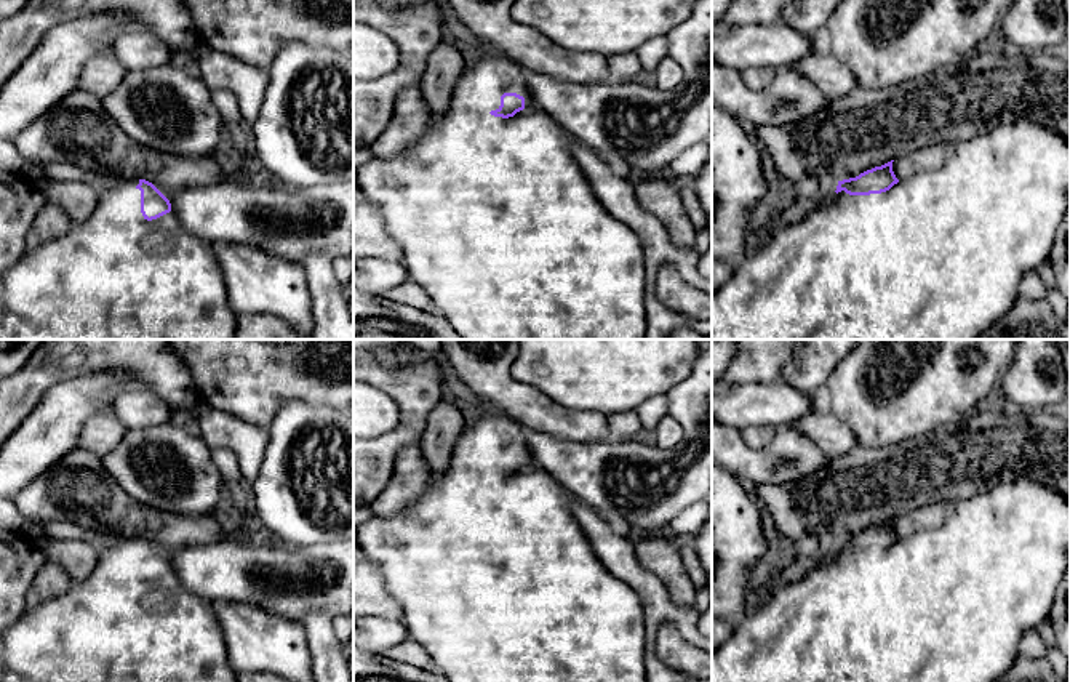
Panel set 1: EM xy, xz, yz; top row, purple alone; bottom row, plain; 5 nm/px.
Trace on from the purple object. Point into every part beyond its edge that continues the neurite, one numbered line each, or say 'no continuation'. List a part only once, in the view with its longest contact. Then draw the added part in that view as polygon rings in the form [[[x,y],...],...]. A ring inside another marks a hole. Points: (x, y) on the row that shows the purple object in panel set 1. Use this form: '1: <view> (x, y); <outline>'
1: xz (498, 224); [[[485,48],[472,53],[472,64],[457,78],[446,110],[437,120],[429,120],[422,138],[398,157],[373,157],[355,173],[360,189],[381,211],[389,234],[403,251],[403,264],[413,283],[421,287],[438,315],[464,339],[648,339],[648,312],[645,307],[645,256],[638,237],[616,221],[597,200],[590,184],[576,163],[569,142],[573,138],[544,110],[528,99],[523,67],[509,58]],[[504,93],[525,98],[525,109],[513,117],[494,117]]]

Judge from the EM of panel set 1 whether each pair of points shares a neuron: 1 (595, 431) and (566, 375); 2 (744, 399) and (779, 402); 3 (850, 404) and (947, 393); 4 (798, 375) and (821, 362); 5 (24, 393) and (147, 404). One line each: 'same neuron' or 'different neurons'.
1: different neurons
2: same neuron
3: same neuron
4: same neuron
5: different neurons

